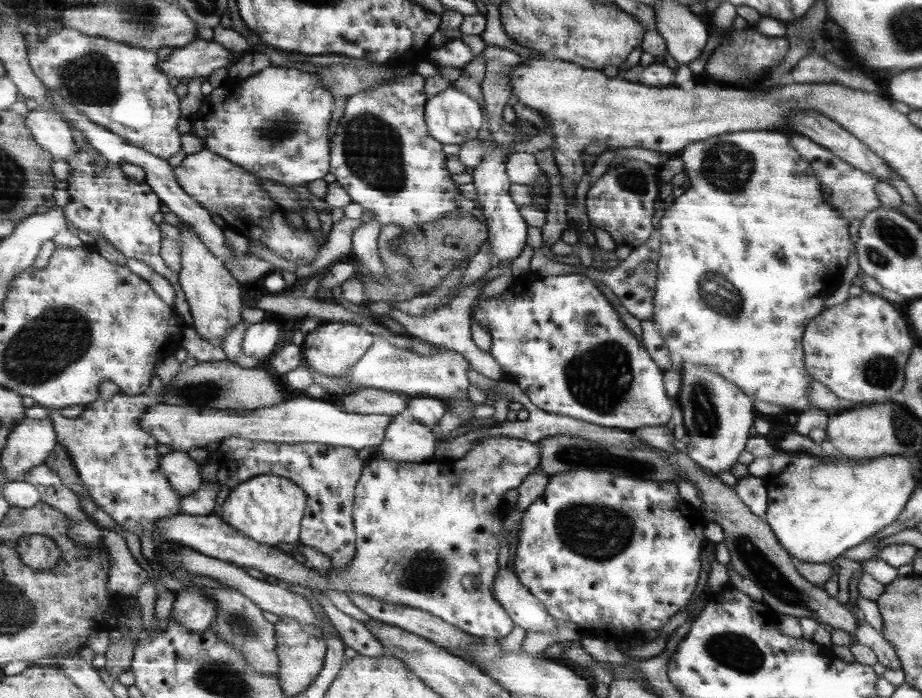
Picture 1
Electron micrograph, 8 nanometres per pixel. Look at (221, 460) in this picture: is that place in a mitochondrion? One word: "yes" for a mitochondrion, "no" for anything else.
no

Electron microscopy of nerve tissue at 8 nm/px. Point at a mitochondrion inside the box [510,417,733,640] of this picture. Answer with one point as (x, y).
(591, 531)

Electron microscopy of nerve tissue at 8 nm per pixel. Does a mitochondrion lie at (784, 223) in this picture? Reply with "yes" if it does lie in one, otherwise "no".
no

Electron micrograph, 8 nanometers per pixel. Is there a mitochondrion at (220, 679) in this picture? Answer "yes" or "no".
yes

